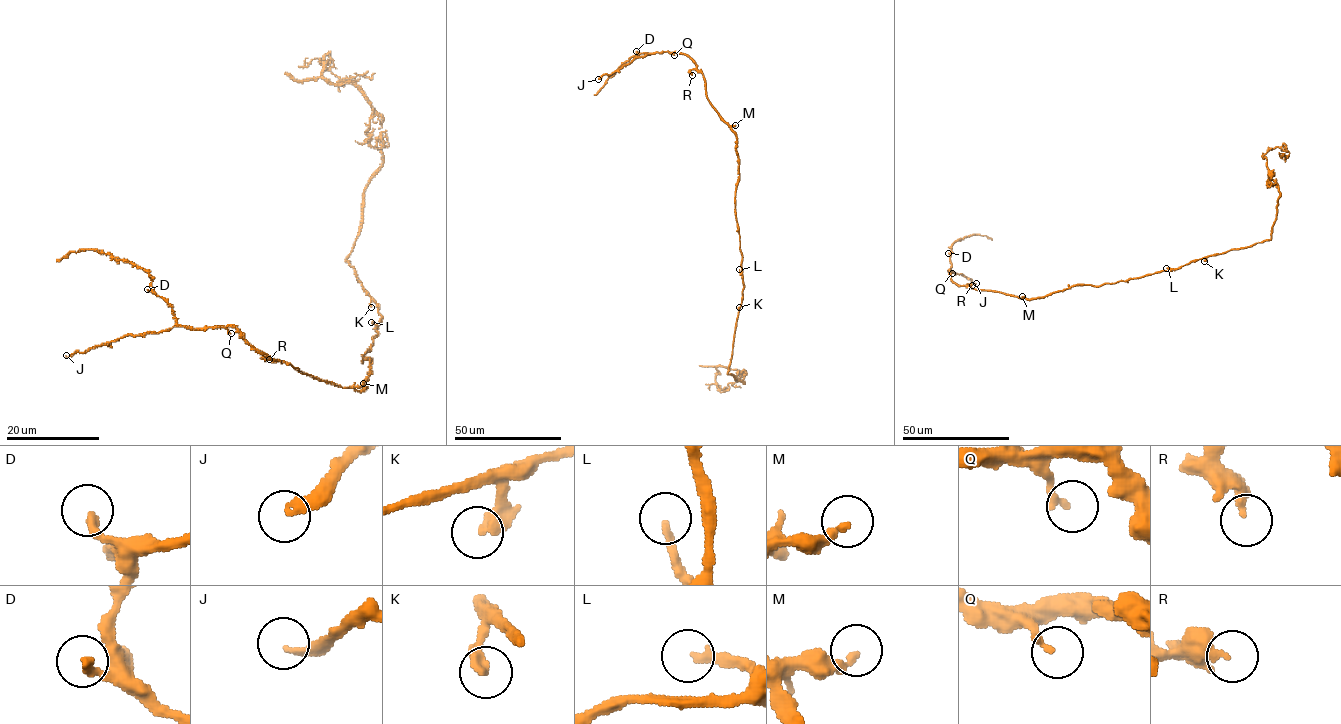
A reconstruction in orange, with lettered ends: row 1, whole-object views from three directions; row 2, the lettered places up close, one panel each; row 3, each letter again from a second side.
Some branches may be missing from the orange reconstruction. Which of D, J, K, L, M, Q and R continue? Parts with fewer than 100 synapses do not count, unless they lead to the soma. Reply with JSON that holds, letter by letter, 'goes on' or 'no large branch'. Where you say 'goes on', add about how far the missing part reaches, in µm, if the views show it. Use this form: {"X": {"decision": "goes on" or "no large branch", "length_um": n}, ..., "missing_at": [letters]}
{"D": {"decision": "no large branch"}, "J": {"decision": "goes on", "length_um": 60}, "K": {"decision": "no large branch"}, "L": {"decision": "no large branch"}, "M": {"decision": "no large branch"}, "Q": {"decision": "no large branch"}, "R": {"decision": "no large branch"}, "missing_at": ["J"]}

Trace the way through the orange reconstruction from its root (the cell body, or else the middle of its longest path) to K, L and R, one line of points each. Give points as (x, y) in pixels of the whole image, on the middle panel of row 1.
K: (739, 231), (744, 285), (739, 307)
L: (739, 231), (741, 273), (739, 269)
R: (739, 231), (735, 208), (739, 176), (736, 133), (708, 99), (703, 75), (694, 69), (690, 71), (692, 75)

